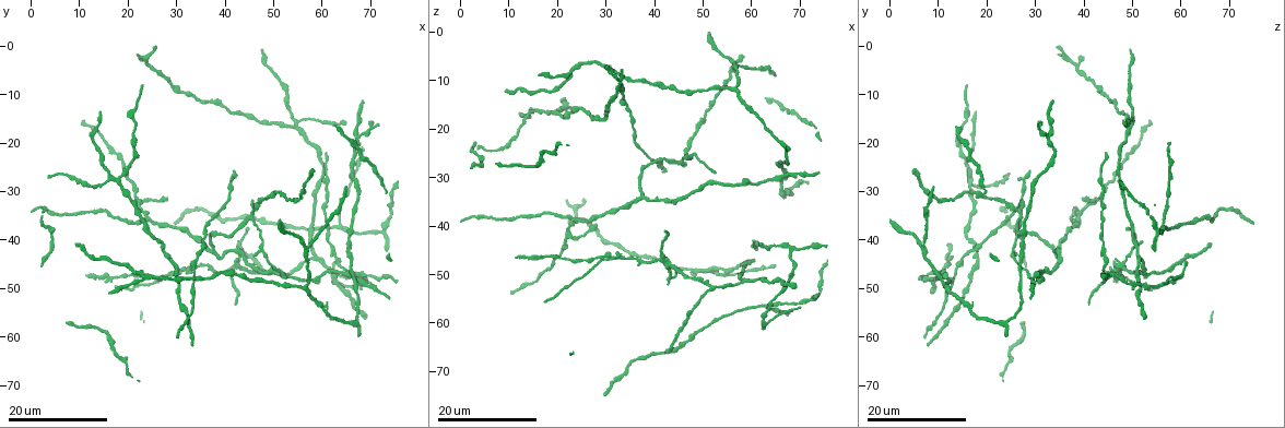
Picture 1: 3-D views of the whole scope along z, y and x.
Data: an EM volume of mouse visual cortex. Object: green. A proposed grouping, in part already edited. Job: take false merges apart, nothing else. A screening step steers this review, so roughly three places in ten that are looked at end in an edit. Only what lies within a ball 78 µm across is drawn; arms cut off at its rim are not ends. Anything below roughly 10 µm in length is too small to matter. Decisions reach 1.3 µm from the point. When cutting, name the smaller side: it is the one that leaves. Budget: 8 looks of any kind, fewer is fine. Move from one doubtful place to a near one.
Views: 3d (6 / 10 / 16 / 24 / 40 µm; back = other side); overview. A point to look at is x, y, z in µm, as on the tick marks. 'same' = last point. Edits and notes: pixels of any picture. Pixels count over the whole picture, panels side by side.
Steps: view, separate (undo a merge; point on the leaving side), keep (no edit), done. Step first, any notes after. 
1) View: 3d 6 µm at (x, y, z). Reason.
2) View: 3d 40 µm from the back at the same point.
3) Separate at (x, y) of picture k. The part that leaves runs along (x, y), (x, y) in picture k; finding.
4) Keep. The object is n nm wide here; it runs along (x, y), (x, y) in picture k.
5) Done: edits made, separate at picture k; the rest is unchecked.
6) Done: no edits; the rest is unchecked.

View: 3d 24 µm at (68.0, 47.5, 45.0). Small branch off a trunk.

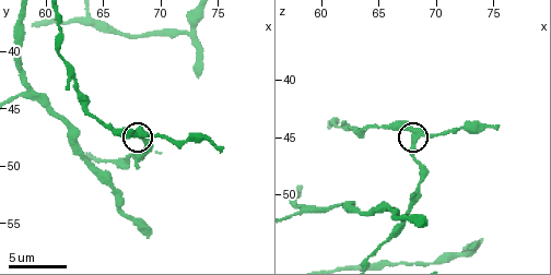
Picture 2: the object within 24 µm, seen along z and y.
View: 3d 10 µm at the same point.

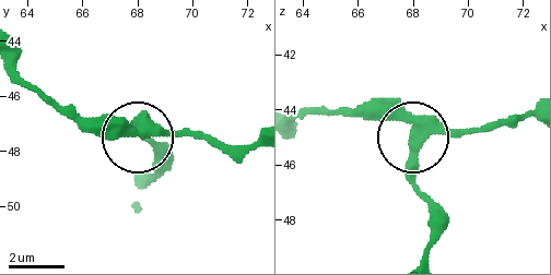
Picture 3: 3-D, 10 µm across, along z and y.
Keep. 4 arms meet here; it runs along (295, 119), (387, 114), (422, 135), (491, 128) in picture 3; one cell here.

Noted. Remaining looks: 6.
View: 3d 24 µm at (63.5, 37.0, 56.5). Three arms meet.

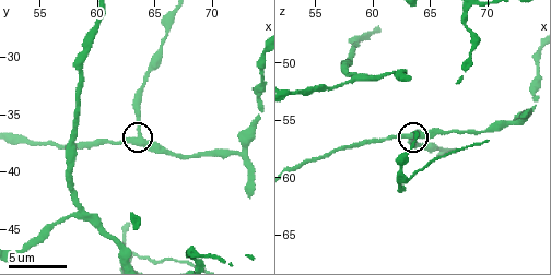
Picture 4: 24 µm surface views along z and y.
View: 3d 6 µm at the same point.

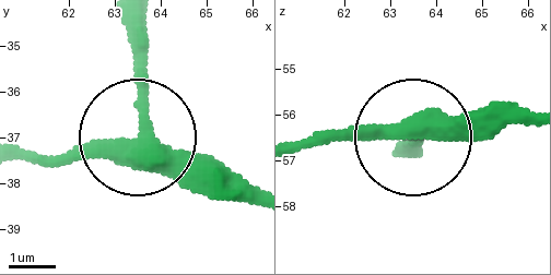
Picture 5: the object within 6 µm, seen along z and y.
Keep. 3 arms meet here; it runs along (19, 160), (132, 136), (137, 23) in picture 5; all the same cell.

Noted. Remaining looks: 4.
View: 3d 24 µm at (63.0, 47.5, 60.0).

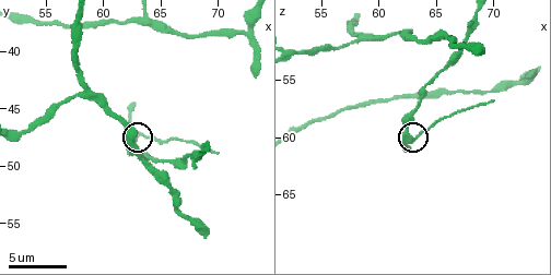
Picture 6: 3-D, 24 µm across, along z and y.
View: 3d 10 µm at the same point. Closer look.

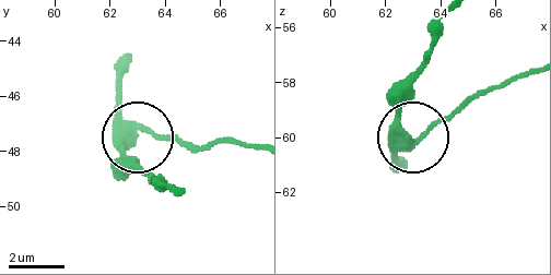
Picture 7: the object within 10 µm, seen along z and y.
Keep. It runs along (172, 191), (122, 151), (143, 132), (204, 144) in picture 7; one cell here.

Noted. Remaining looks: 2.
View: 3d 24 µm at (45.0, 35.0, 26.5). Small branch off a trunk.

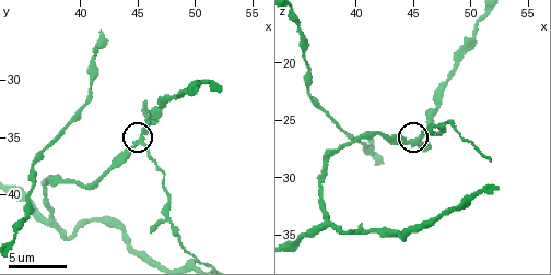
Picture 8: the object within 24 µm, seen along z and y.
View: 3d 10 µm at (45.4, 35.2, 26.8).

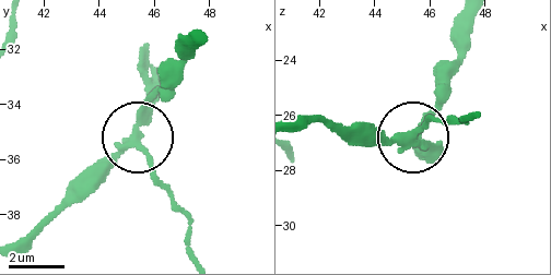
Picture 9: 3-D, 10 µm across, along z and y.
Separate at (154, 178) of picture 9. 3 arms meet here; the part that leaves runs along (130, 144), (189, 222), (194, 256) in picture 9; a second cell is stuck on.

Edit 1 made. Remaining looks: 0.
Done: edits made, separate at picture 9; the rest is unchecked.

